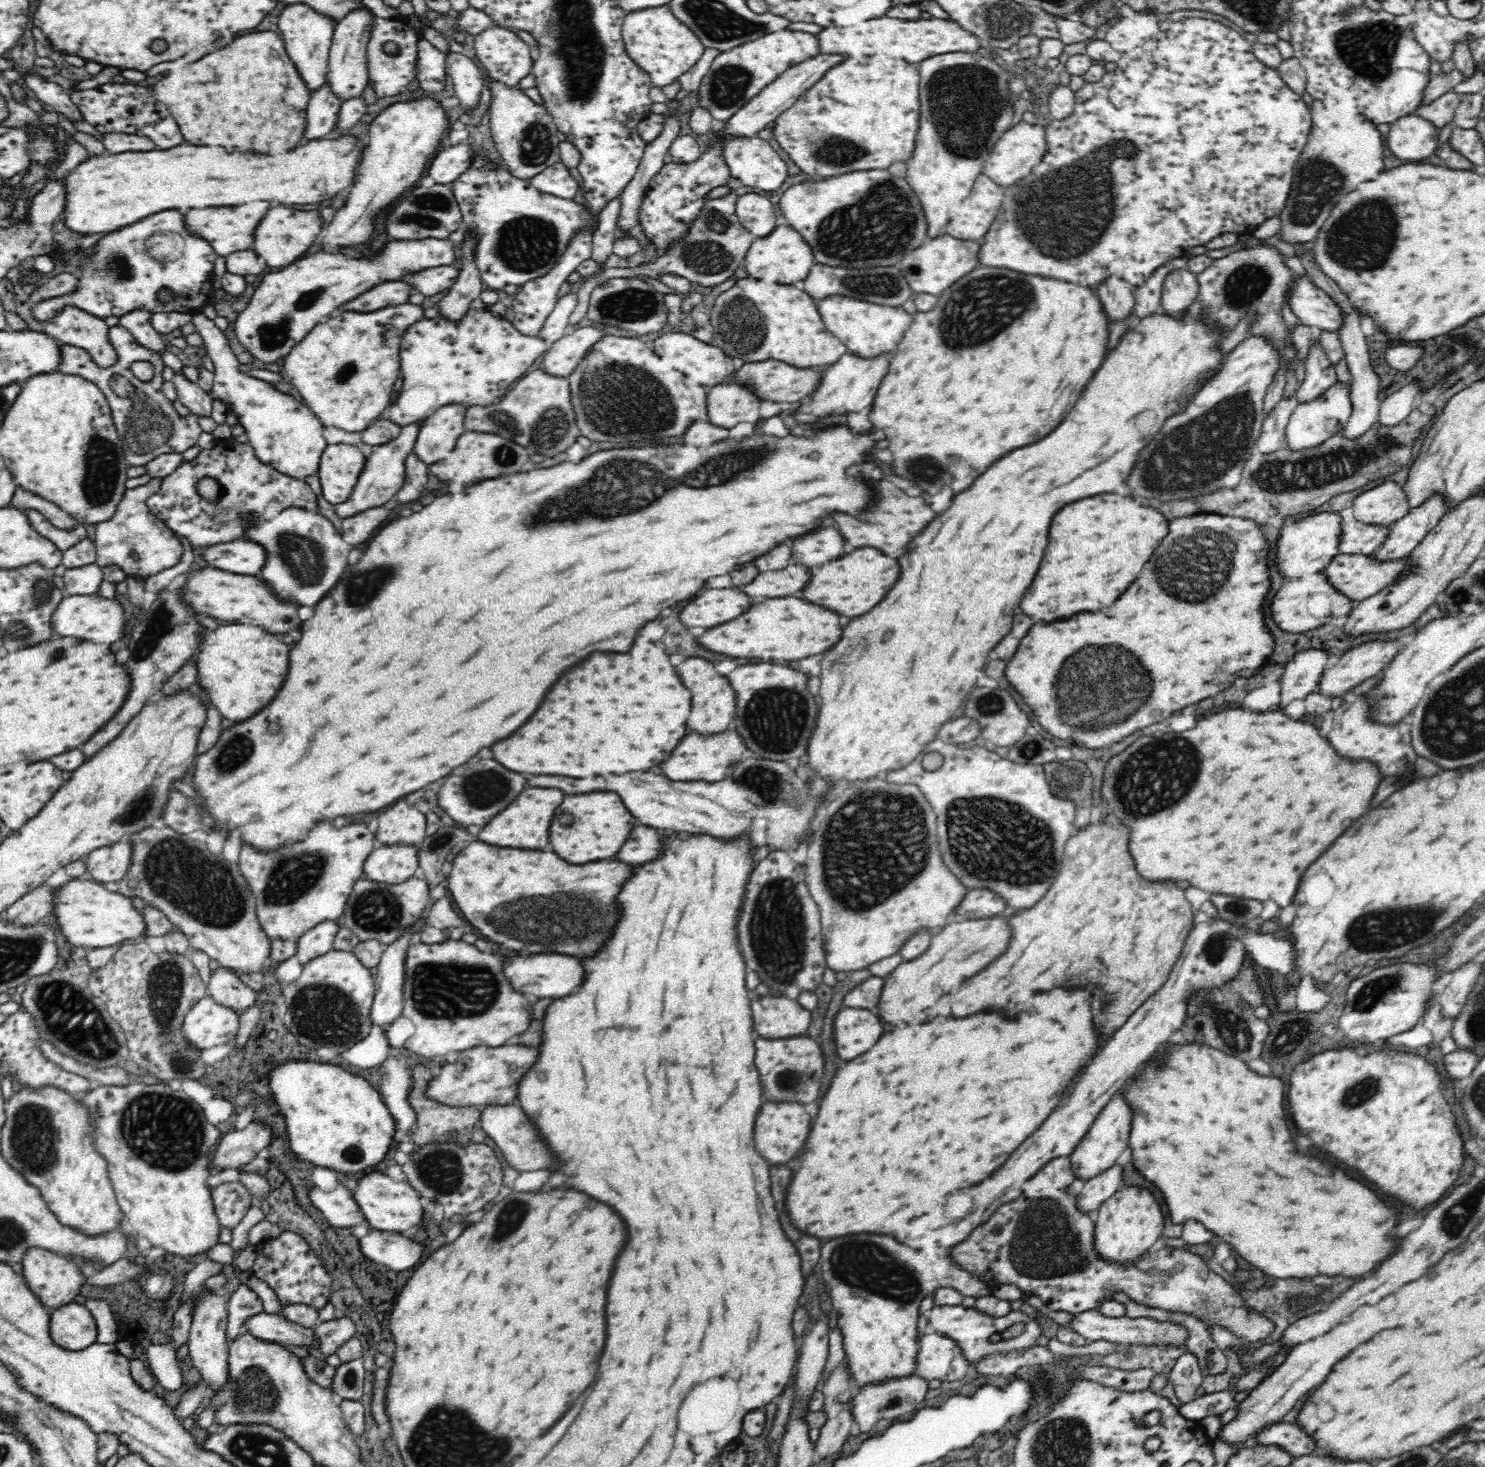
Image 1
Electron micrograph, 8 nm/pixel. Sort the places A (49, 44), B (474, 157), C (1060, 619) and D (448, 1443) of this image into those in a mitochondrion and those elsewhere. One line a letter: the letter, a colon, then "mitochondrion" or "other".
A: other
B: other
C: other
D: mitochondrion

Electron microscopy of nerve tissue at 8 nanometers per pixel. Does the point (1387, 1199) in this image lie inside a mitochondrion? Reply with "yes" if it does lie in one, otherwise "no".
no

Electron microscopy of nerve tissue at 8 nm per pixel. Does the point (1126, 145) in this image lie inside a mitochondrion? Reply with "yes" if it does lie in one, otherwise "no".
yes

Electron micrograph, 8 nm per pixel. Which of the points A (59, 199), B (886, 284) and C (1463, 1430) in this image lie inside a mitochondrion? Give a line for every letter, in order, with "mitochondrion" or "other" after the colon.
A: other
B: mitochondrion
C: other

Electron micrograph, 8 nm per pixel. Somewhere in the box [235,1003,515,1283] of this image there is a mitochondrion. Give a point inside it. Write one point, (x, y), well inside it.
(439, 1169)

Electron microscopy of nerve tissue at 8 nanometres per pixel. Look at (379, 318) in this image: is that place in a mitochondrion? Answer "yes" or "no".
no

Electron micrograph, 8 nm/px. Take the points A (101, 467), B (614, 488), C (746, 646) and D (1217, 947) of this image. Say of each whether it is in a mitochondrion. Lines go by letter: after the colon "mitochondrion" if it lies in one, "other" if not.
A: mitochondrion
B: mitochondrion
C: other
D: mitochondrion

